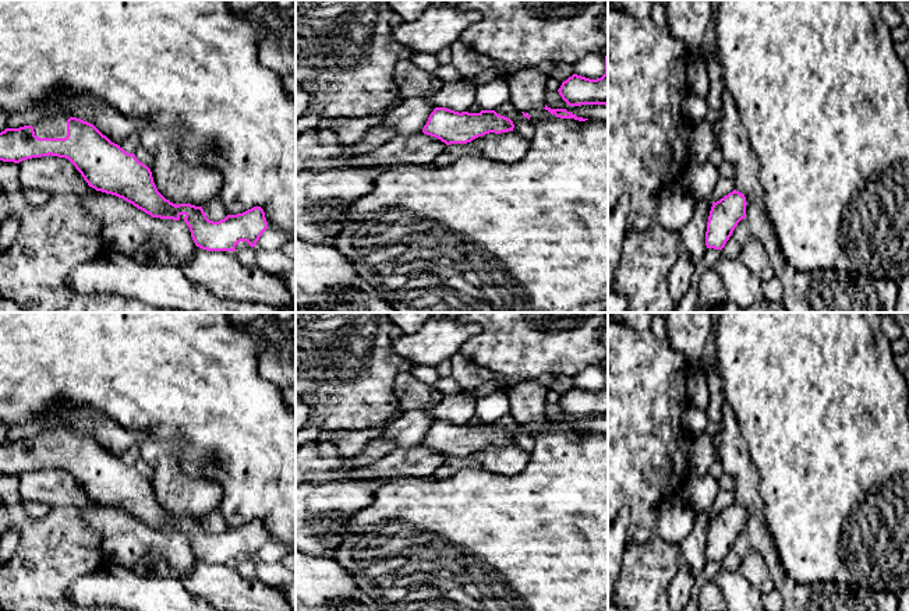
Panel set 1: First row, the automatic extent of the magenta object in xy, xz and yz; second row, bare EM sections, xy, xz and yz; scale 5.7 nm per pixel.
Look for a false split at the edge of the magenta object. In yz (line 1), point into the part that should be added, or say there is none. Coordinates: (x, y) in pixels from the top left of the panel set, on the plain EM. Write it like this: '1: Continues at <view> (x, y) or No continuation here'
1: No continuation here

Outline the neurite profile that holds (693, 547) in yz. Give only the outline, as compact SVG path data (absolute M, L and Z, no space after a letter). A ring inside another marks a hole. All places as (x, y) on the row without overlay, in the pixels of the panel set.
M694 512L694 515L694 527L679 545L683 551L685 564L697 579L707 564L705 544L712 515L705 512Z

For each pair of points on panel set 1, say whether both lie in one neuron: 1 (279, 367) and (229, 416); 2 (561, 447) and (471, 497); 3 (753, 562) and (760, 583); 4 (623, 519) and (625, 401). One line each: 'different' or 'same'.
1: different
2: same
3: same
4: different

